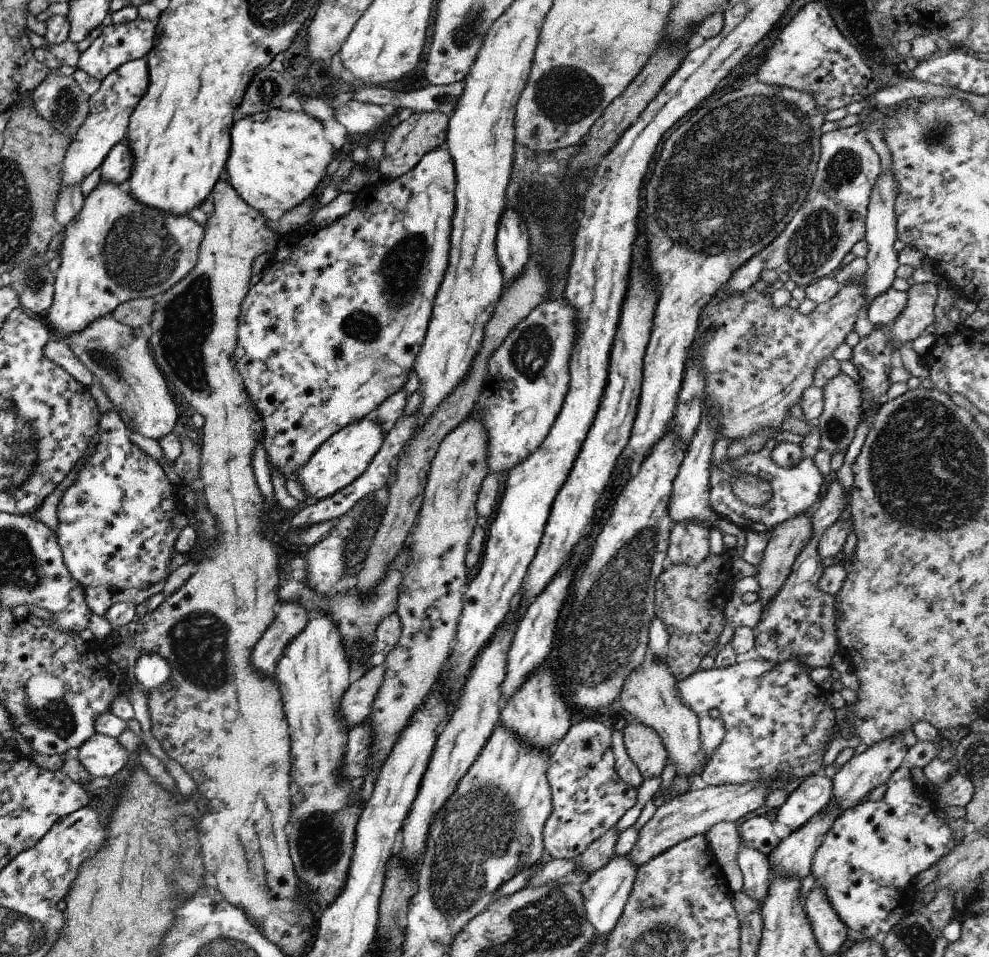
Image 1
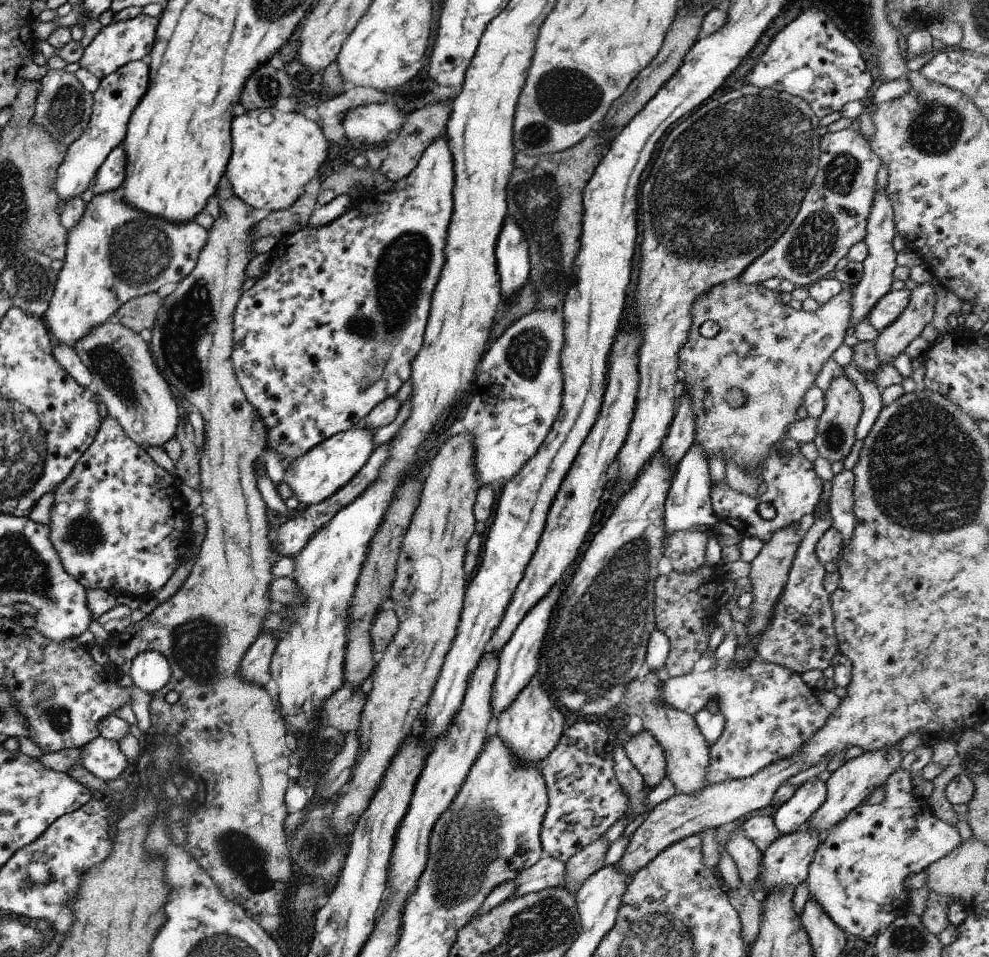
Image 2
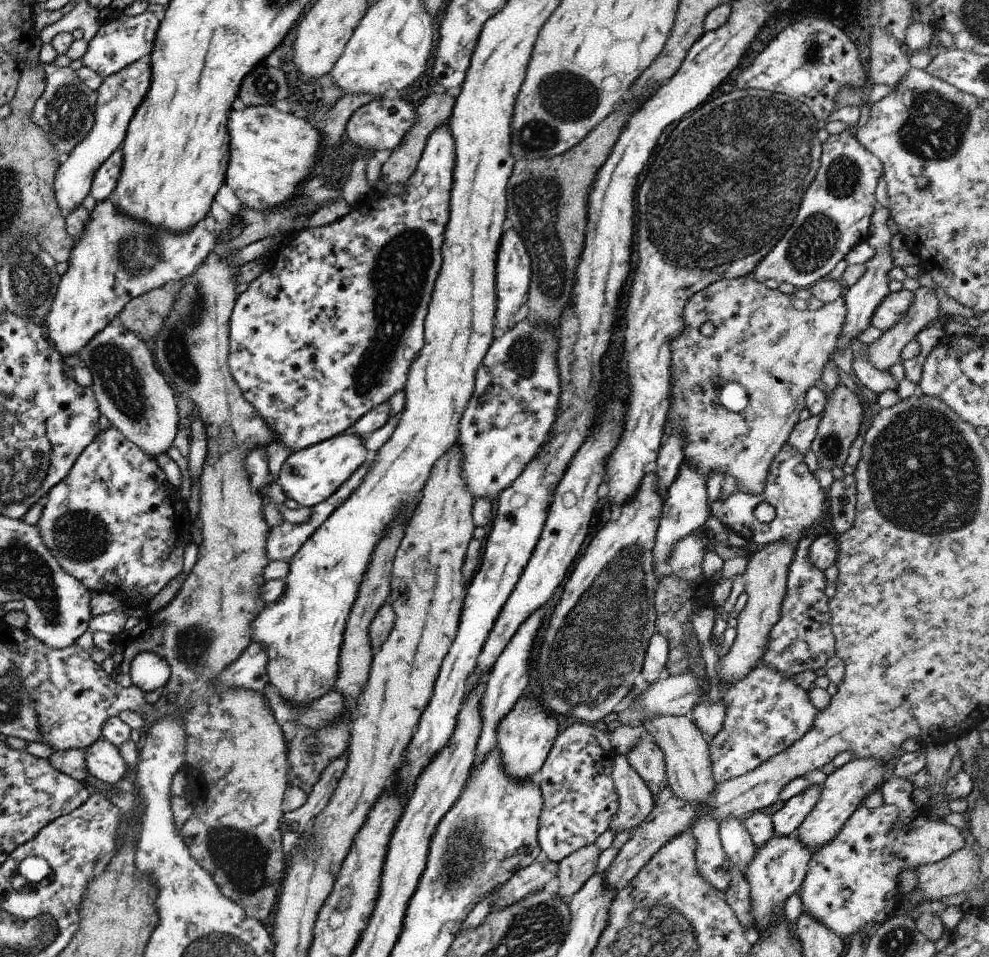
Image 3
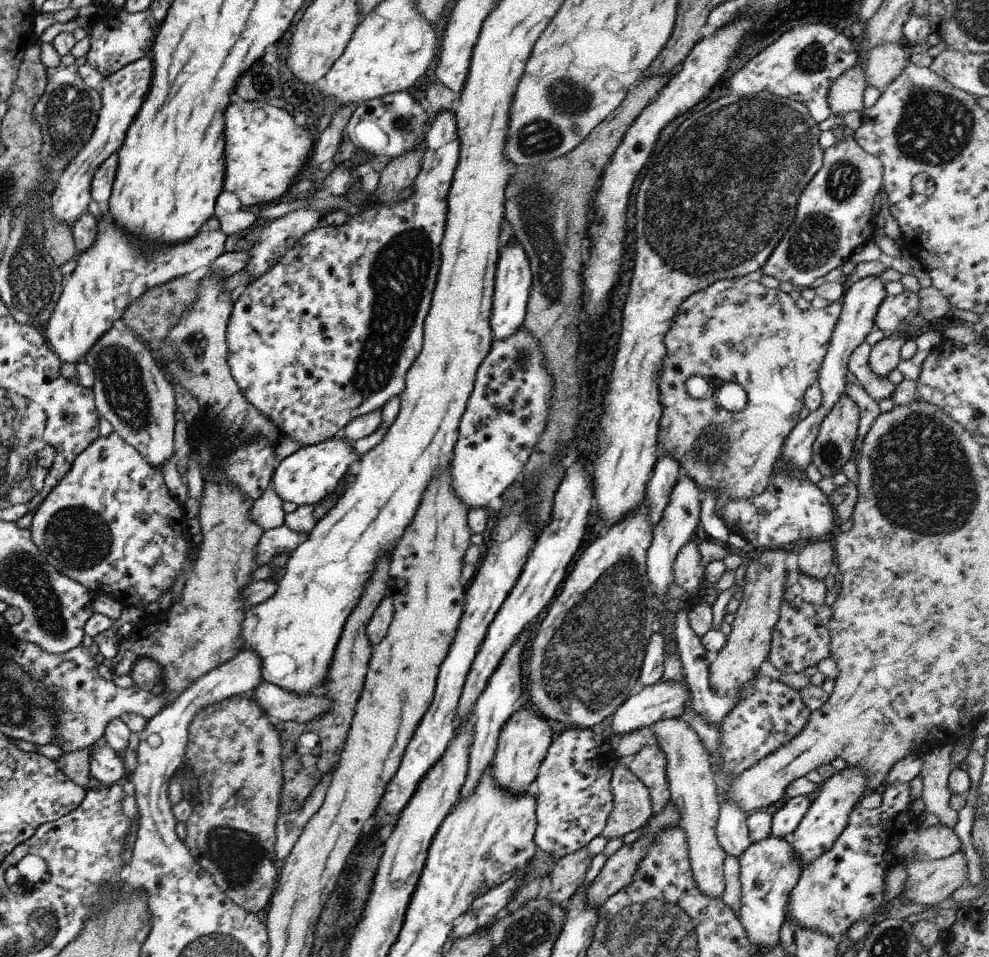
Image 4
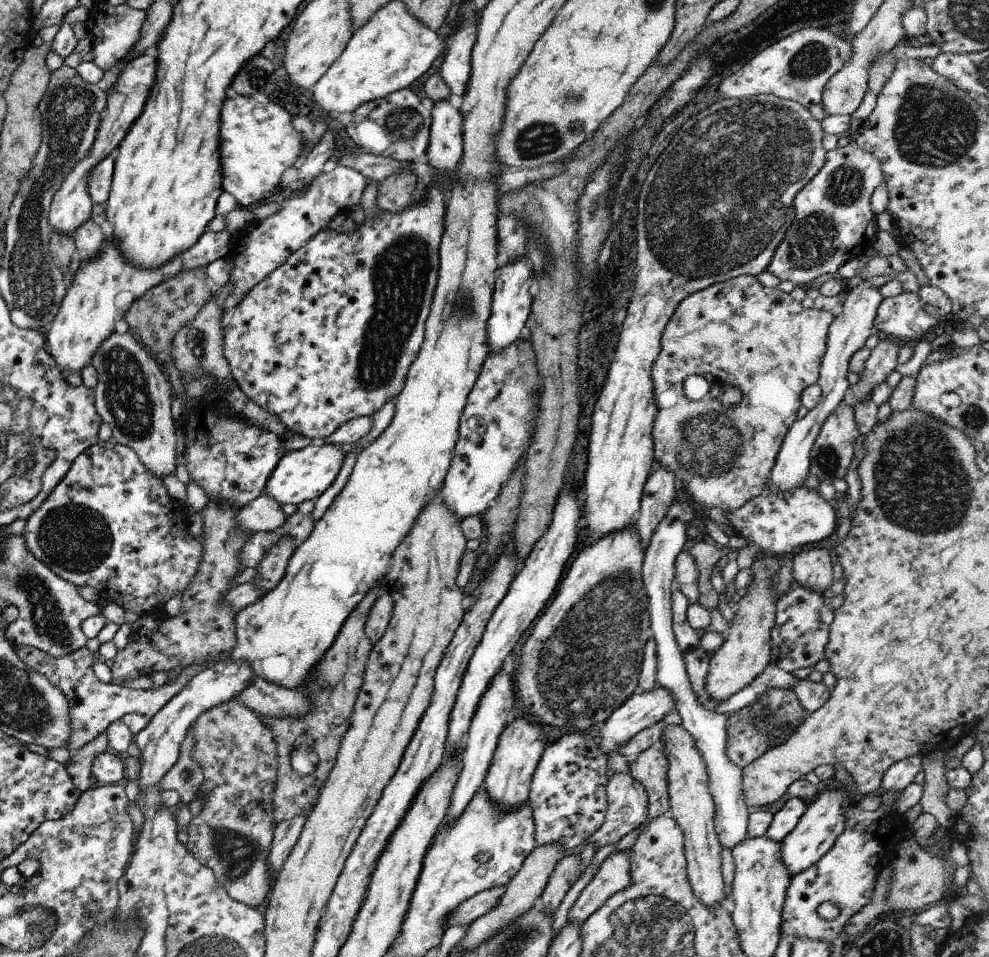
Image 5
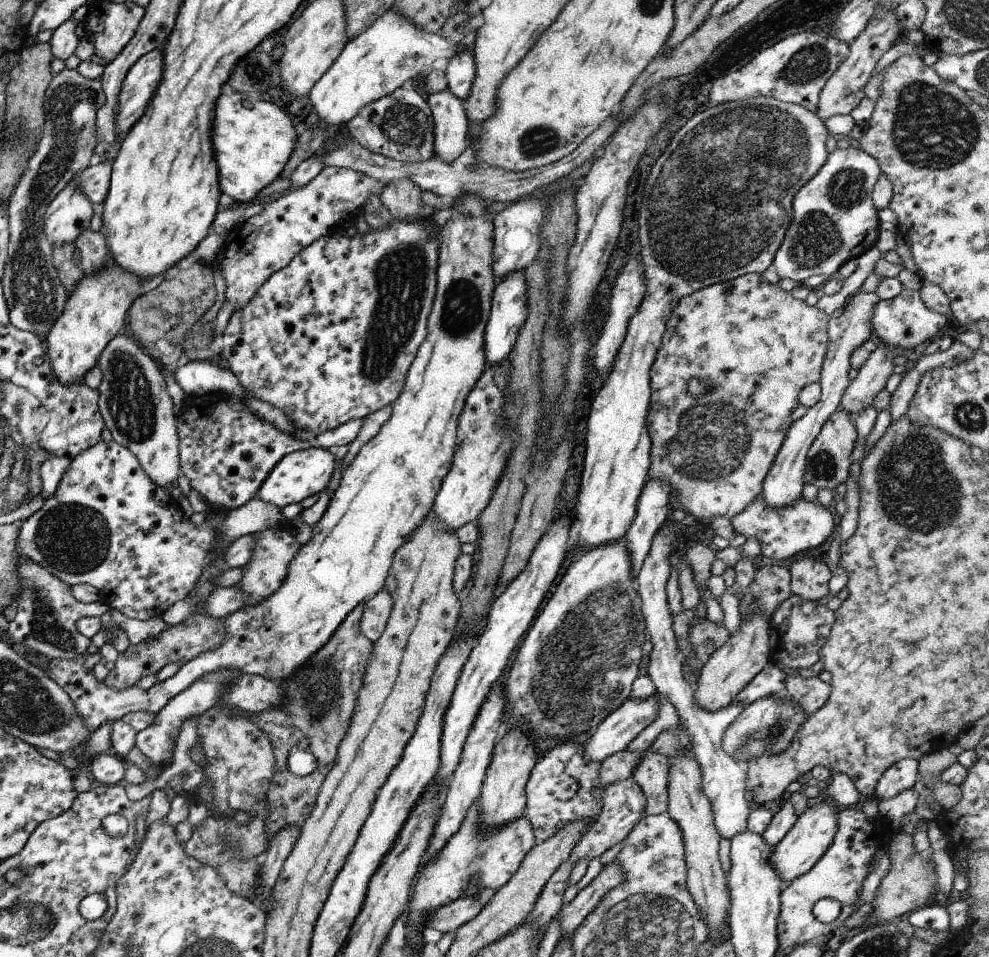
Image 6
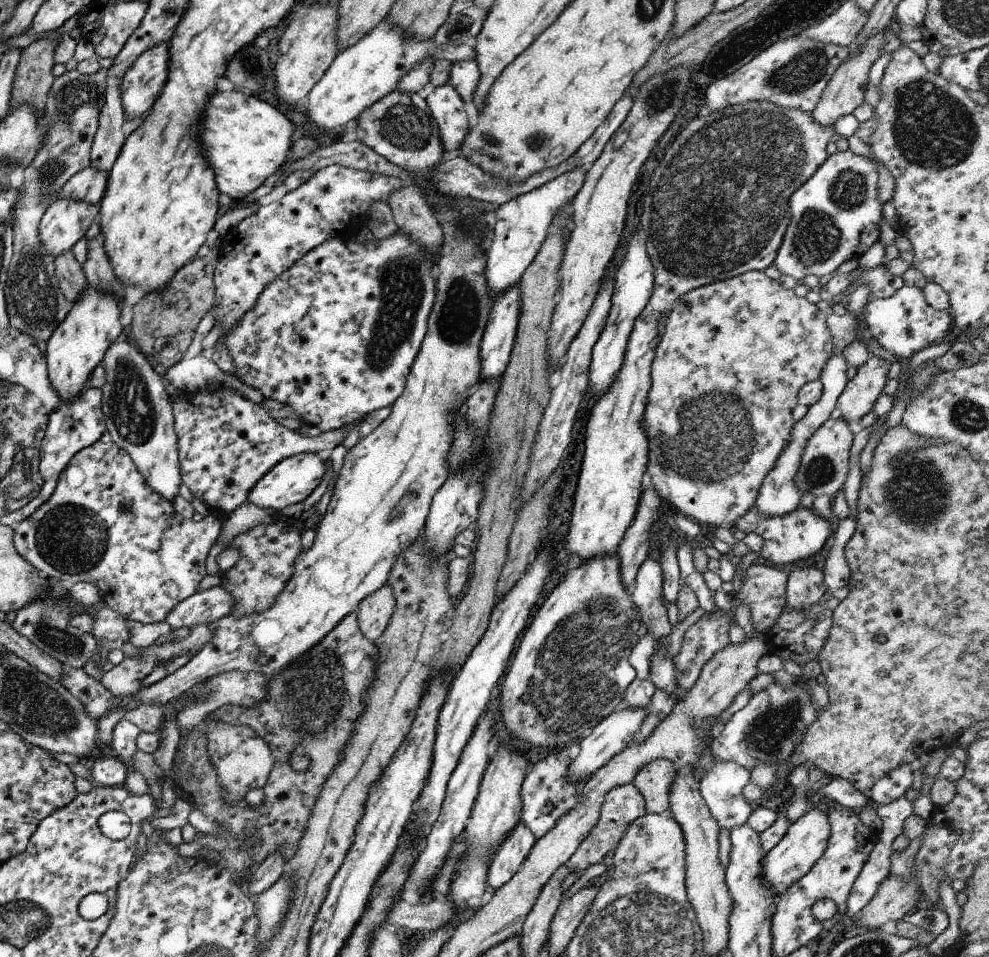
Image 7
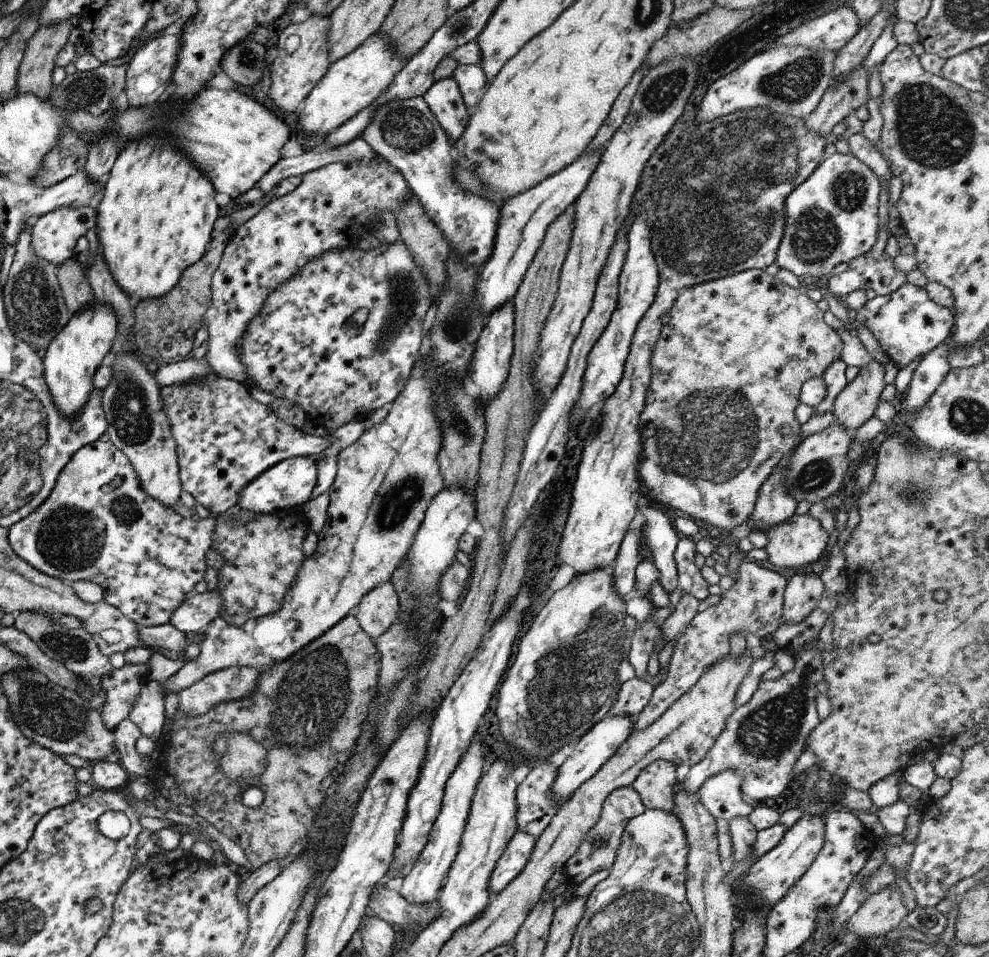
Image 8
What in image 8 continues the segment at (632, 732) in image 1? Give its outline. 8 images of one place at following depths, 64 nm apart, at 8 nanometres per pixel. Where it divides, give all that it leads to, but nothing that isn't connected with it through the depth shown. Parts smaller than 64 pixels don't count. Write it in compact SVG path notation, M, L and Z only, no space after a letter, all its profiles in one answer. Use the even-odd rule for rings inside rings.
M659 759L639 771L631 787L637 792L646 809L671 811L672 796L677 787L675 768L674 764Z

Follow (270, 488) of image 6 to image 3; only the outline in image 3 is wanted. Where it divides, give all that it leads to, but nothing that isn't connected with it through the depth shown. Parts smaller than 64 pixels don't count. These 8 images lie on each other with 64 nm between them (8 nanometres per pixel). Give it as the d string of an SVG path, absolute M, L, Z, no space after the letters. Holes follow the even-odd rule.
M344 431L313 446L291 452L282 463L275 481L287 499L295 500L299 507L310 509L333 494L349 475L364 463L369 451L365 449L363 439L355 433Z

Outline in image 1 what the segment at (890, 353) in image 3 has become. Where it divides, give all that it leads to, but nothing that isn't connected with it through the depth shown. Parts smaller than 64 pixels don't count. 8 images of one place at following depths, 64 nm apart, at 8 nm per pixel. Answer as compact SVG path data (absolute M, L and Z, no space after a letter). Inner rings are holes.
M930 281L913 284L907 291L906 306L890 326L896 350L905 341L912 341L924 334L924 328L933 322L933 308L937 297L937 288Z

